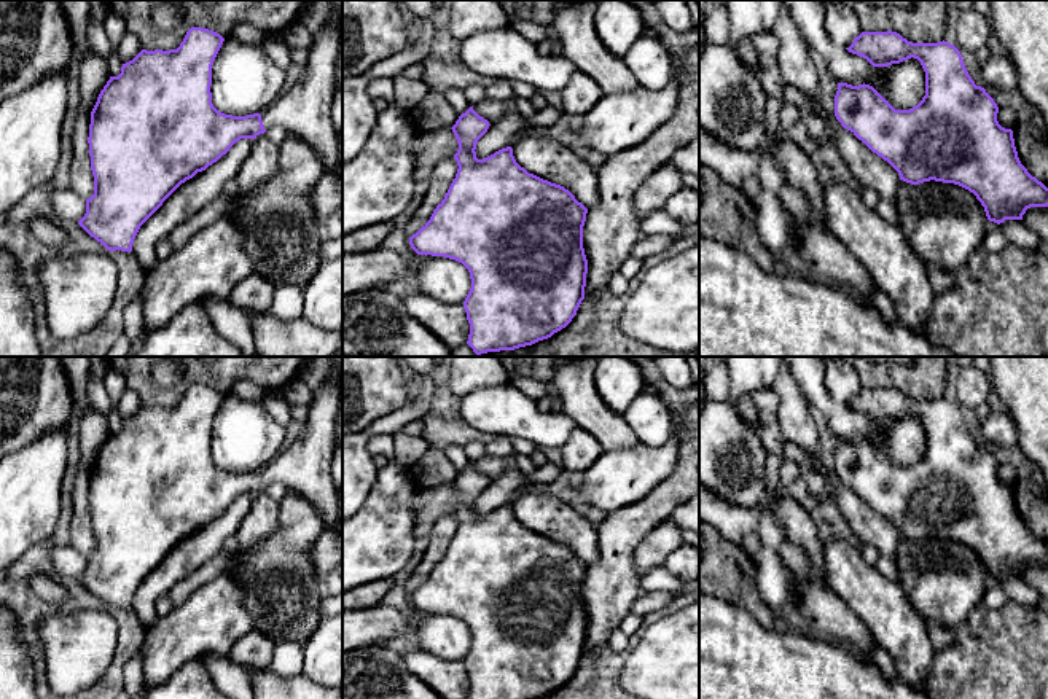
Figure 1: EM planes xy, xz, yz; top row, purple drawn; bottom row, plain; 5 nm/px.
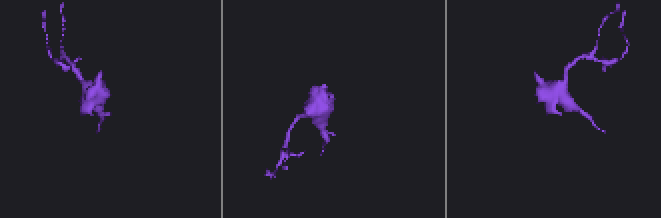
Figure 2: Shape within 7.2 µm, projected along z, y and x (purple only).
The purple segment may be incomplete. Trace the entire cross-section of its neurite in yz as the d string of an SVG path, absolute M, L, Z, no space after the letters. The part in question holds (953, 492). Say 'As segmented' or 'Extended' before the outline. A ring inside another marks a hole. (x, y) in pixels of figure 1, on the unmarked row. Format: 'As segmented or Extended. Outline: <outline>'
As segmented. Outline: M887 387L862 389L846 406L862 412L873 424L889 424L914 414L925 428L925 452L909 467L895 467L873 443L865 439L858 443L838 439L835 452L835 473L841 482L887 517L898 529L900 537L911 541L930 537L959 541L976 553L984 564L987 576L997 581L1005 576L1023 576L1023 572L1030 564L1048 564L1048 545L1021 521L1013 487L999 481L997 460L984 444L975 441L965 425L960 408L954 401L944 396L938 400L913 400L900 390Z

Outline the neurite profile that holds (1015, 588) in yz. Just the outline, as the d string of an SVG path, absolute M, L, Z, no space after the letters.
M1005 576L999 581L1007 600L1016 602L1026 607L1037 607L1042 596L1027 584L1021 576Z

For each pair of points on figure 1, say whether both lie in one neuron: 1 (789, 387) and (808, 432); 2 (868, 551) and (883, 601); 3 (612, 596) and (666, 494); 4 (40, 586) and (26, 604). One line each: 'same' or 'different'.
1: same
2: different
3: same
4: different

